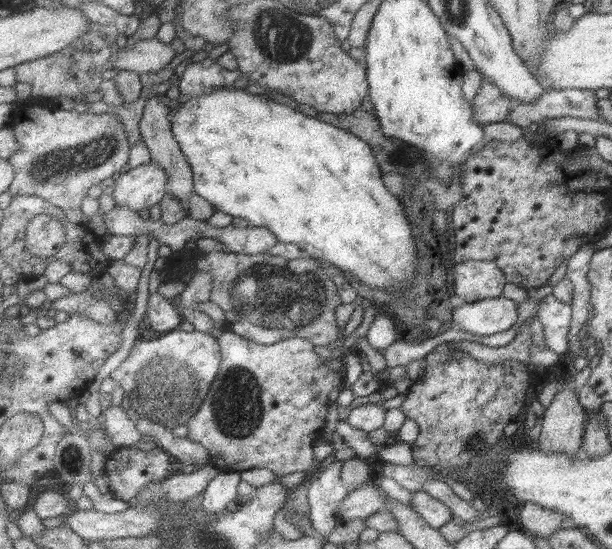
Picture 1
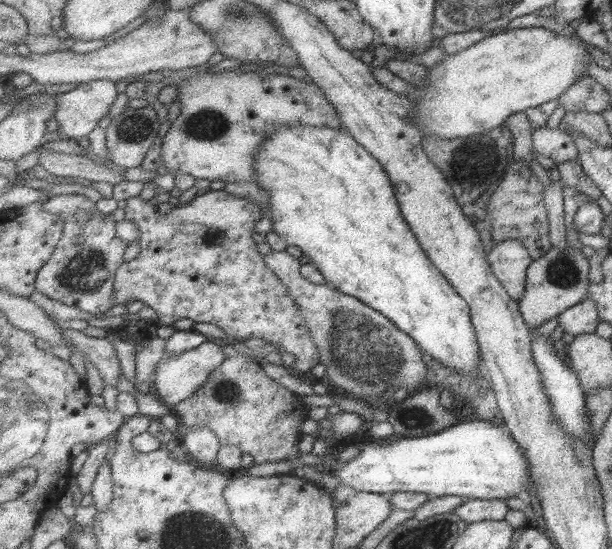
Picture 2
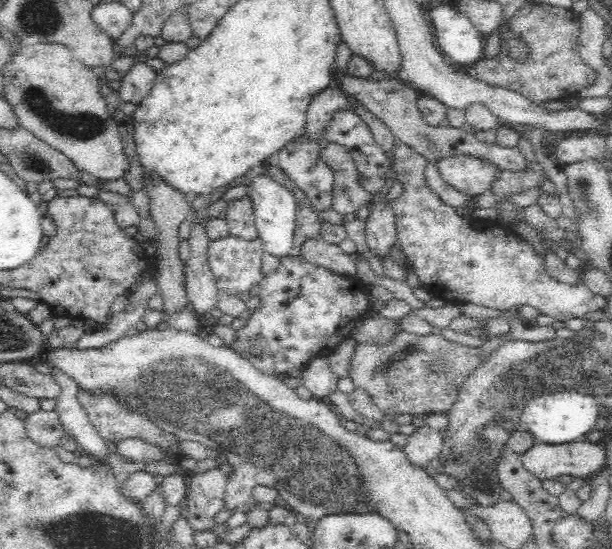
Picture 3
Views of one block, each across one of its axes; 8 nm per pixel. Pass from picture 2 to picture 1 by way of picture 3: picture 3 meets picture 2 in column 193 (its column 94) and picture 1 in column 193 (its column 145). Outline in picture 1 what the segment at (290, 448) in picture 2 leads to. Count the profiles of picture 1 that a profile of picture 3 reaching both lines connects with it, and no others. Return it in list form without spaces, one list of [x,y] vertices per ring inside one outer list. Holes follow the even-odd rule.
[[[233,329],[218,336],[222,350],[223,362],[211,391],[189,423],[189,440],[201,443],[211,451],[217,462],[217,471],[243,471],[252,468],[268,468],[280,476],[292,472],[307,471],[317,463],[315,456],[315,440],[320,438],[327,422],[331,392],[344,382],[344,372],[338,366],[331,370],[315,352],[315,344],[303,338],[293,338],[275,344],[259,344],[239,334]],[[312,391],[314,398],[306,409],[292,403],[296,393]]]

